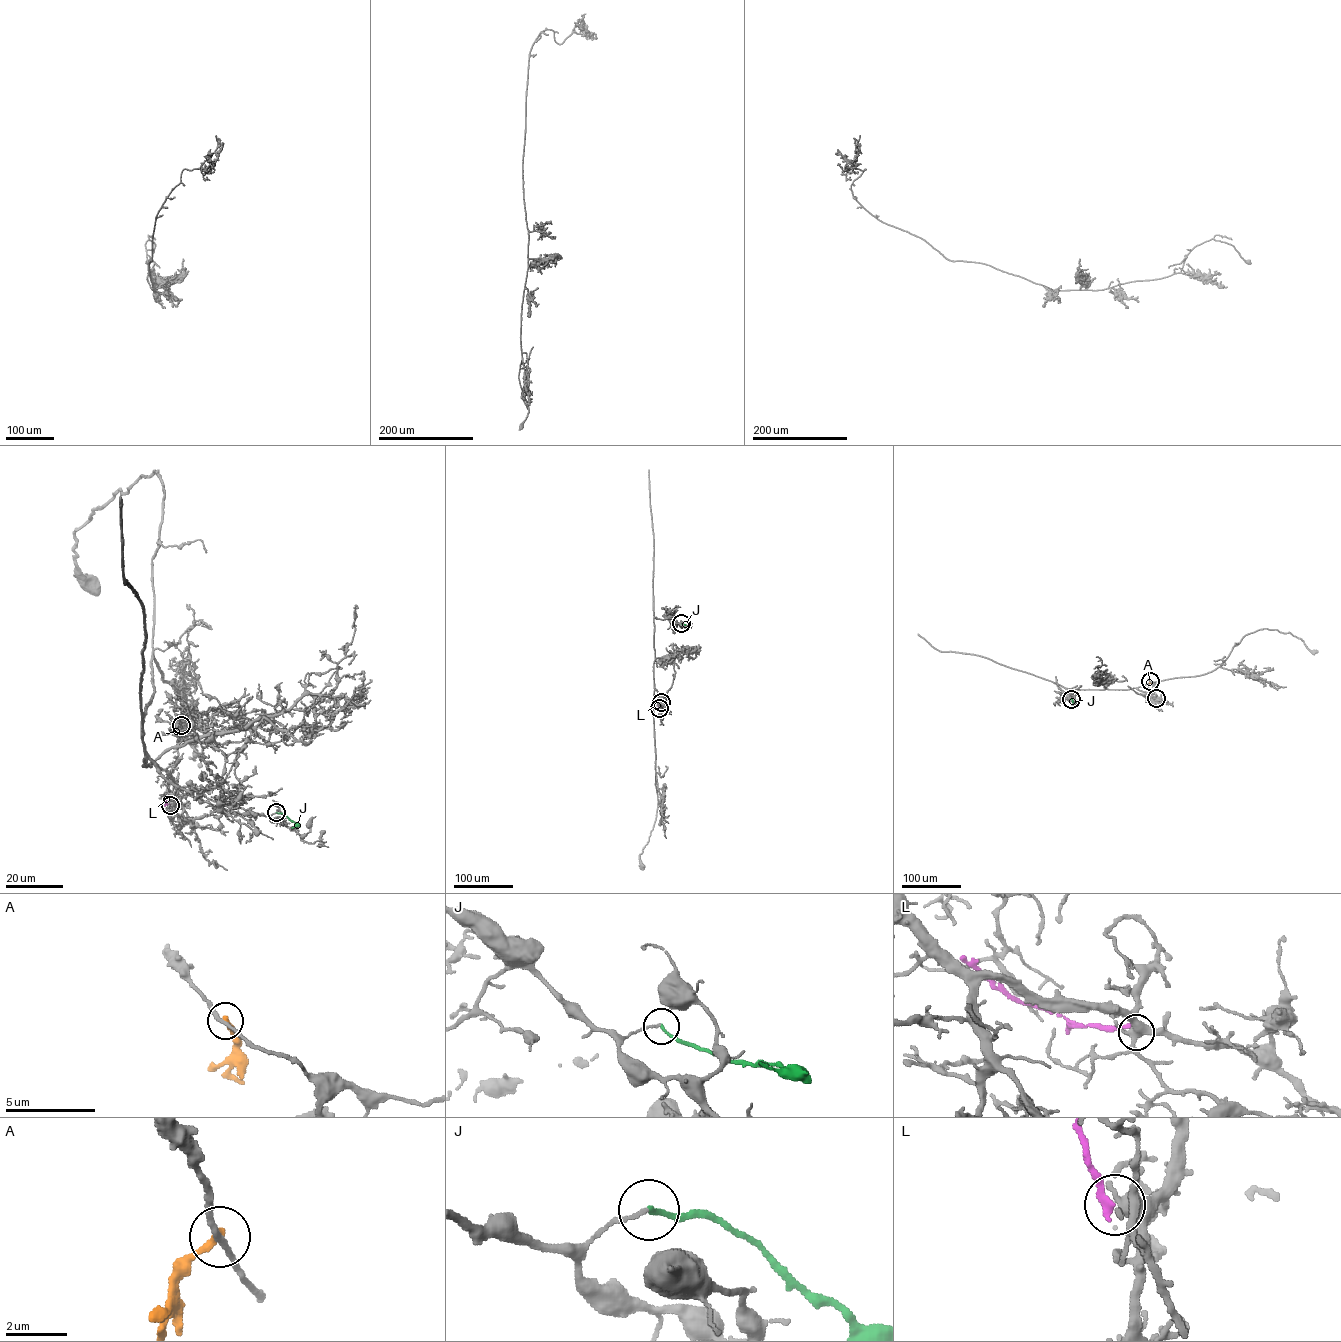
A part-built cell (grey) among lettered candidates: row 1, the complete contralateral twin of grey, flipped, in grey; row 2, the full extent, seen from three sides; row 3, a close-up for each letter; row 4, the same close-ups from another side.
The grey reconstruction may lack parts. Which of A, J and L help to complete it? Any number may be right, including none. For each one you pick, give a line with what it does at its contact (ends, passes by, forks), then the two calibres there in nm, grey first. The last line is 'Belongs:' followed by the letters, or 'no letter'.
Belongs: no letter

